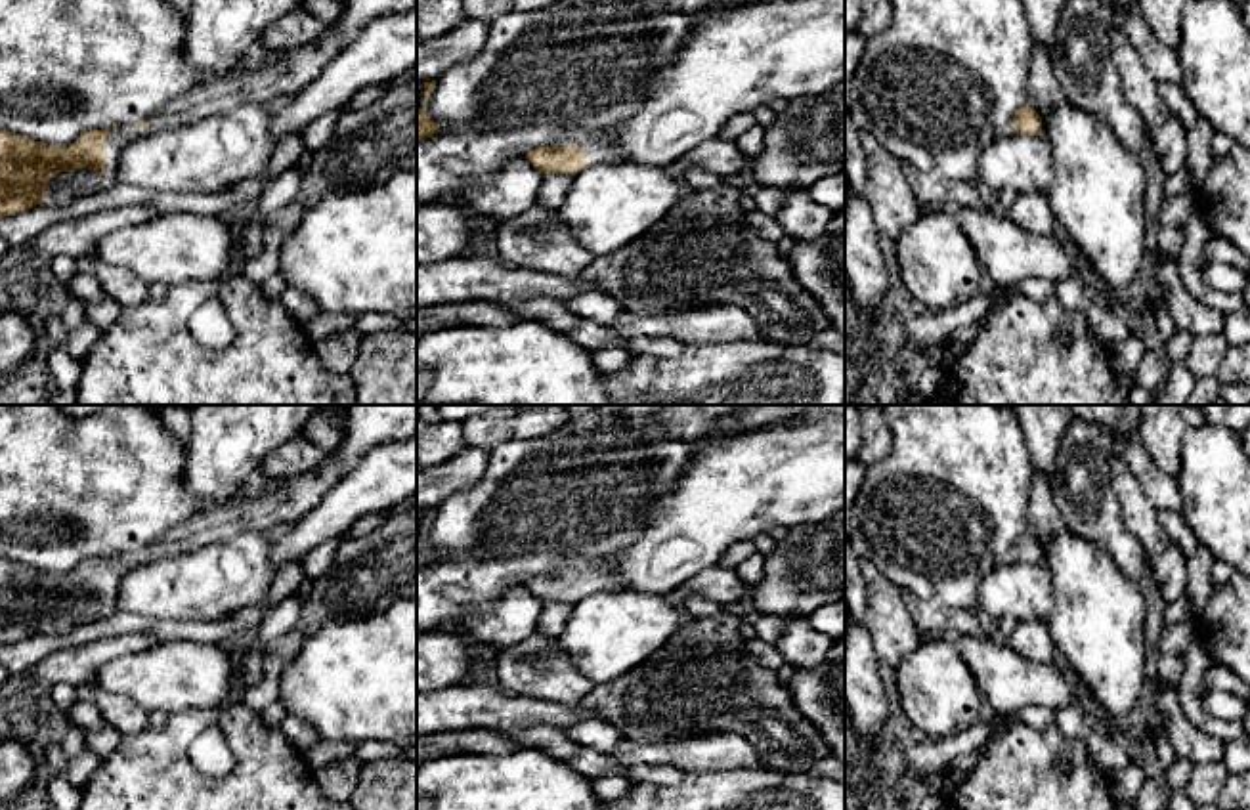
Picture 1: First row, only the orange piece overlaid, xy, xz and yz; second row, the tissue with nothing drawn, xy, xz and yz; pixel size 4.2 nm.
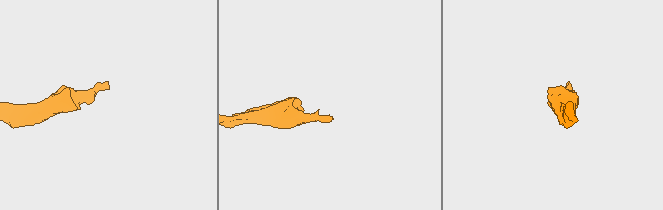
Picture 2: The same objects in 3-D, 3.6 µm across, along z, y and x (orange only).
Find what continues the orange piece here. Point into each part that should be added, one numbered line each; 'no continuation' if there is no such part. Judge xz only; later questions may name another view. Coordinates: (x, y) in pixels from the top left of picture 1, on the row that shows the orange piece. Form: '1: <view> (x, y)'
1: xz (601, 148)

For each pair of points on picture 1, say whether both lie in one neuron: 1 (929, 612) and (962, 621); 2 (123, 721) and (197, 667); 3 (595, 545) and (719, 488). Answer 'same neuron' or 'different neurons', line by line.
1: same neuron
2: different neurons
3: different neurons

